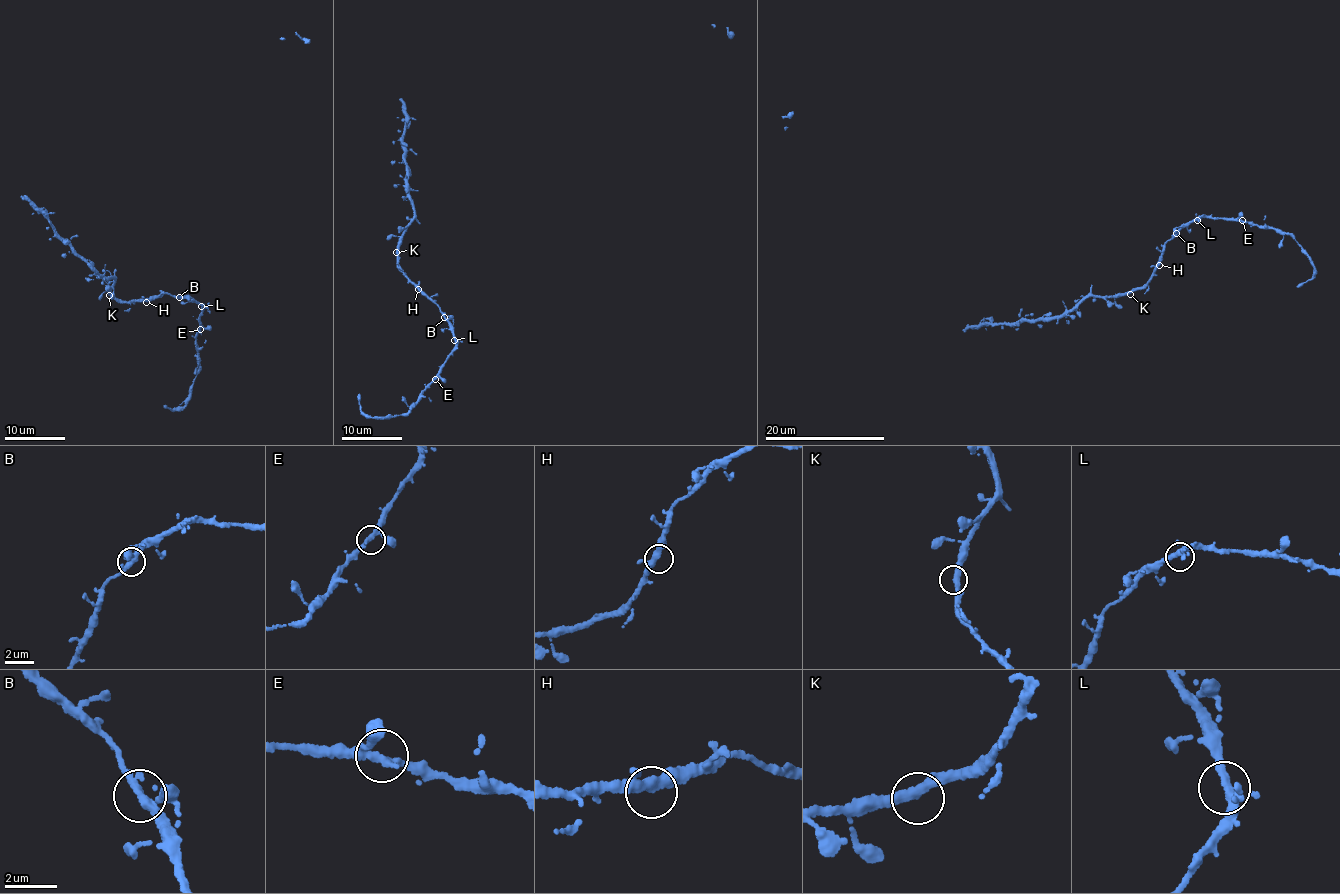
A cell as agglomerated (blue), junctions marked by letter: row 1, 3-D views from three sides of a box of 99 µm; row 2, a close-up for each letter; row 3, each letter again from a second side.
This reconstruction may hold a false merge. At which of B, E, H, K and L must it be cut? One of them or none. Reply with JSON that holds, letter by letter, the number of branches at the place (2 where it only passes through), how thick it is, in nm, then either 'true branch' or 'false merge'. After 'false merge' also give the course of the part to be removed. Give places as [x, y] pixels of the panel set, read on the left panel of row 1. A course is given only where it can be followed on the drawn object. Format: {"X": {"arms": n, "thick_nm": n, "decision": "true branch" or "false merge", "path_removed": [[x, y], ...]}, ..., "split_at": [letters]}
{"B": {"arms": 3, "thick_nm": 280, "decision": "true branch"}, "E": {"arms": 3, "thick_nm": 280, "decision": "true branch"}, "H": {"arms": 3, "thick_nm": 300, "decision": "true branch"}, "K": {"arms": 2, "thick_nm": 360, "decision": "true branch"}, "L": {"arms": 4, "thick_nm": 280, "decision": "true branch"}, "split_at": []}

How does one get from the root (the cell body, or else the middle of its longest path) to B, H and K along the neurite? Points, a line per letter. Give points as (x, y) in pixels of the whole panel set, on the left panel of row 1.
B: (85, 262), (101, 277), (115, 280), (109, 292), (119, 301), (146, 302), (164, 293), (179, 297)
H: (85, 262), (101, 277), (115, 280), (109, 292), (116, 300), (146, 302)
K: (85, 262), (101, 277), (115, 280), (109, 295)

